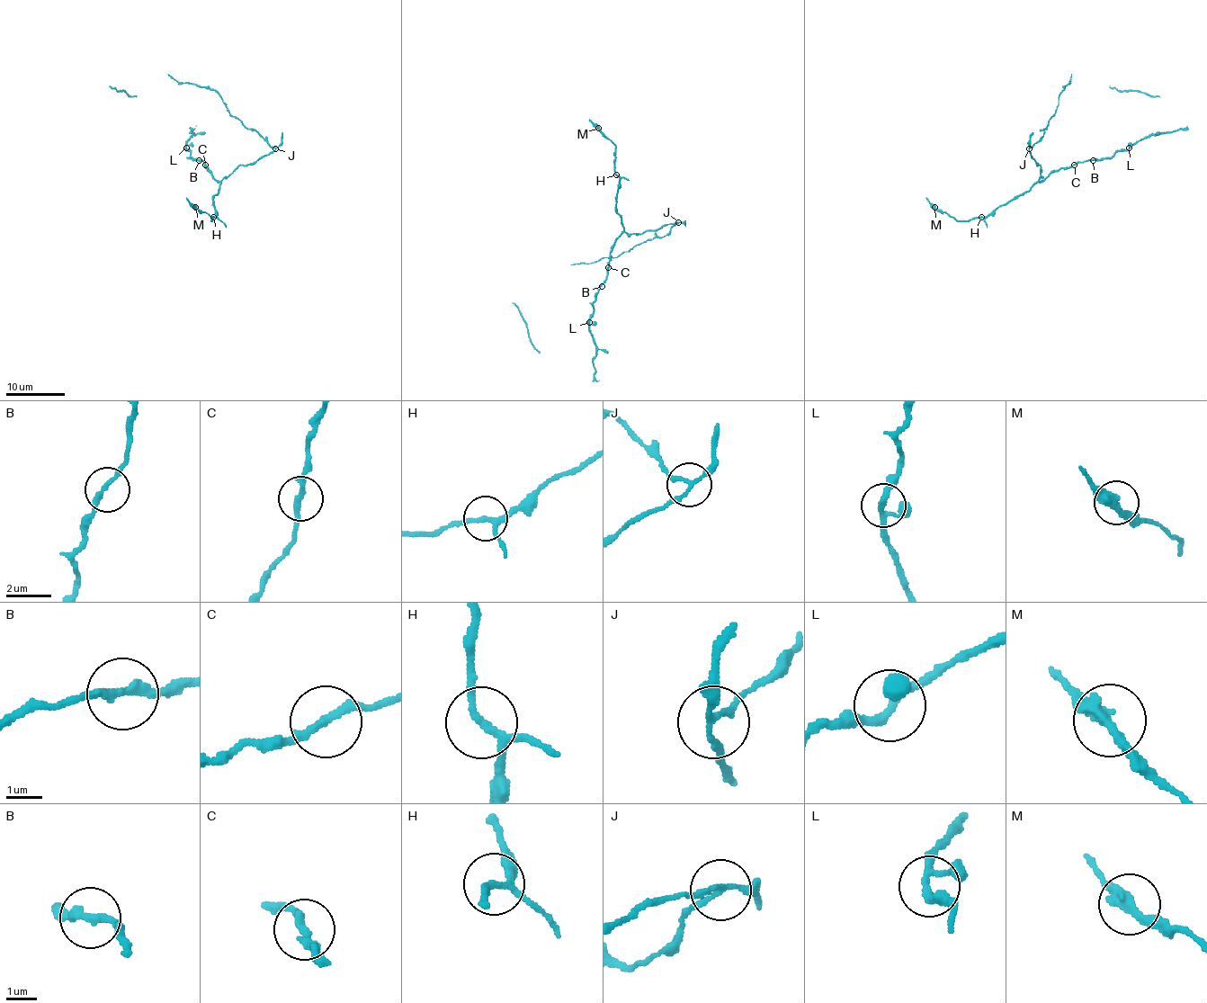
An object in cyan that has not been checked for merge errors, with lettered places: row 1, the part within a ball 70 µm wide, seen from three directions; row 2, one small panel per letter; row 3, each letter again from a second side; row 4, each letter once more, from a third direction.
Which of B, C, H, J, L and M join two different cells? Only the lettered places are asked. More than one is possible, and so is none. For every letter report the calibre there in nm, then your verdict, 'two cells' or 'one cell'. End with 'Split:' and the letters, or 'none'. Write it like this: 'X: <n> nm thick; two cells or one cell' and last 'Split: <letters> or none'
B: 240 nm thick; one cell
C: 240 nm thick; one cell
H: 180 nm thick; one cell
J: 150 nm thick; two cells
L: 200 nm thick; one cell
M: 360 nm thick; one cell
Split: J

